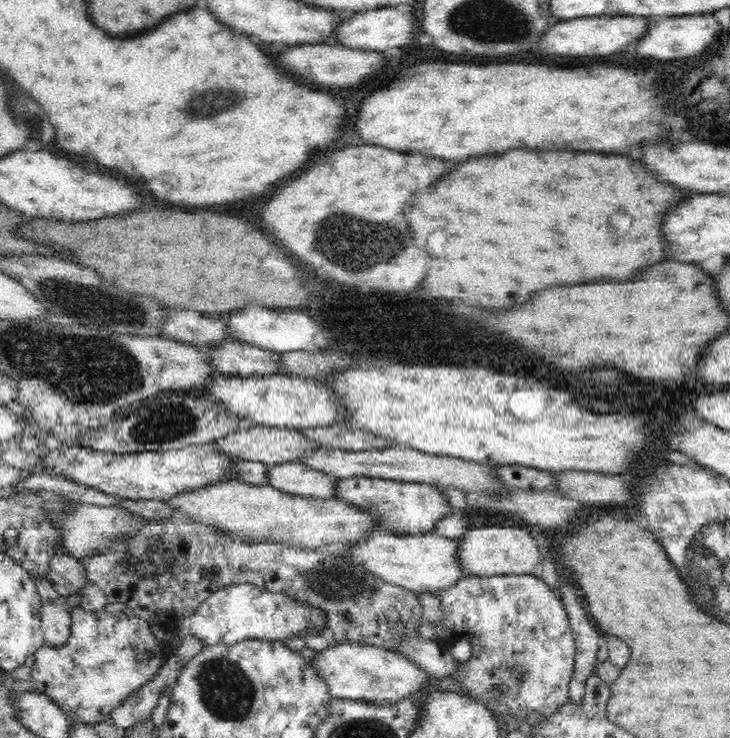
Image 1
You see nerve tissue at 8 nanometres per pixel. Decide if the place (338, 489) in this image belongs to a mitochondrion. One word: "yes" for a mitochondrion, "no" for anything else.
no

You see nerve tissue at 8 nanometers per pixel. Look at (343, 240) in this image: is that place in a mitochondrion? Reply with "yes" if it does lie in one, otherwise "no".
yes

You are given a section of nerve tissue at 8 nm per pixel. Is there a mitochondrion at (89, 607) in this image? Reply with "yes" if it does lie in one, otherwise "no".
no

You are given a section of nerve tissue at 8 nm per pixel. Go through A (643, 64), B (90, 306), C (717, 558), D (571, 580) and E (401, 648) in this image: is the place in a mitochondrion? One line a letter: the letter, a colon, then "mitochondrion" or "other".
A: other
B: mitochondrion
C: mitochondrion
D: other
E: other

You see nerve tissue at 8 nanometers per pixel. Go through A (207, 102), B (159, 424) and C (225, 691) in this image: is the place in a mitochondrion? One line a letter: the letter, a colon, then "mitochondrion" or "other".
A: mitochondrion
B: mitochondrion
C: mitochondrion

